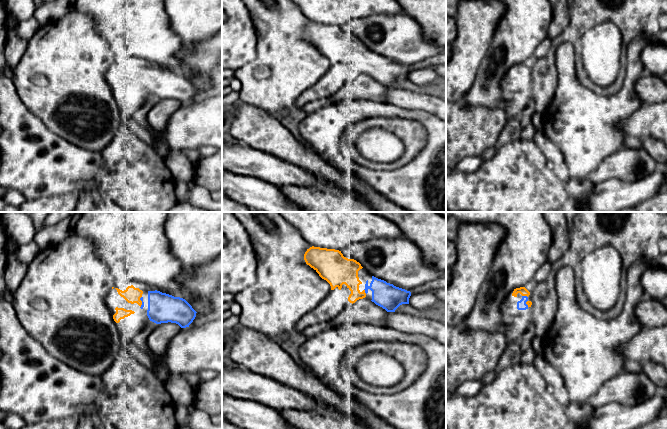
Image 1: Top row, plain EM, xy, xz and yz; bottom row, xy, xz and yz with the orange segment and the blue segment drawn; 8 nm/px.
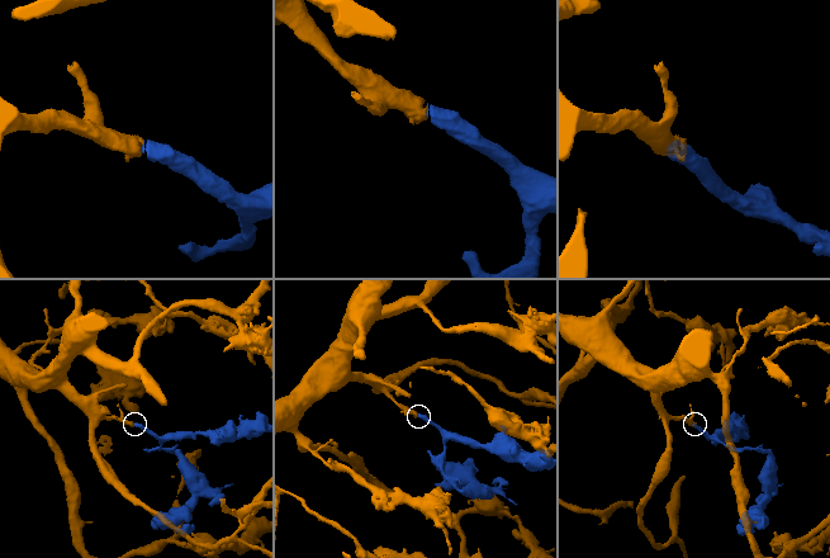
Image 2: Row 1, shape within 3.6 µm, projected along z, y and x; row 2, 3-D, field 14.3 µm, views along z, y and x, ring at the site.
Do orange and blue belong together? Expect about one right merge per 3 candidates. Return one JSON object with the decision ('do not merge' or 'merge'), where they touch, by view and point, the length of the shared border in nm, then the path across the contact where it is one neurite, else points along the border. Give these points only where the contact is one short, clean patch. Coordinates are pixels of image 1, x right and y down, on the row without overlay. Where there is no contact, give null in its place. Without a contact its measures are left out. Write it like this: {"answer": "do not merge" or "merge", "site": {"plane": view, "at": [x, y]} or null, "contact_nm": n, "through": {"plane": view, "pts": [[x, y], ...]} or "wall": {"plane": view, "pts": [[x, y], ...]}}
{"answer": "merge", "site": {"plane": "yz", "at": [525, 71]}, "contact_nm": 50, "through": {"plane": "yz", "pts": [[523, 67], [525, 71], [524, 78], [521, 81]]}}

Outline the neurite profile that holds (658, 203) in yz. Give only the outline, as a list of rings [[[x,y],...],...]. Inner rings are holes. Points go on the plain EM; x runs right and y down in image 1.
[[[662,183],[660,190],[649,199],[640,202],[634,207],[615,212],[667,212],[667,183]]]

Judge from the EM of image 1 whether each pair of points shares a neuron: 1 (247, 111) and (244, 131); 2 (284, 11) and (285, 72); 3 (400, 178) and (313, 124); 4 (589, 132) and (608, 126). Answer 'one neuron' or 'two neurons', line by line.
1: one neuron
2: one neuron
3: one neuron
4: one neuron

